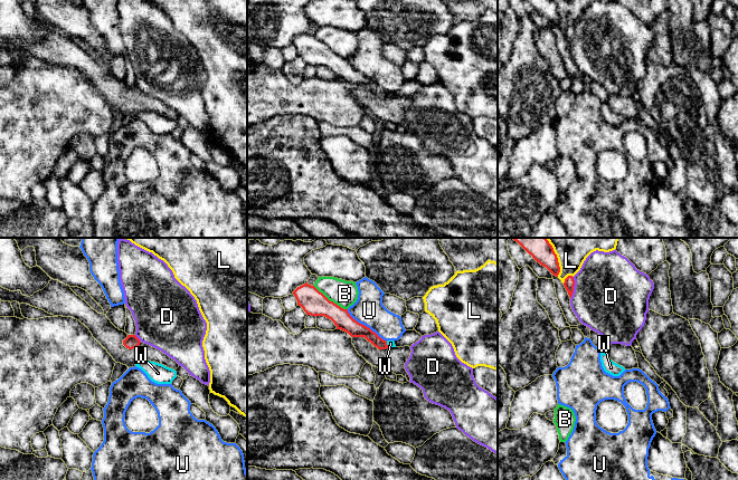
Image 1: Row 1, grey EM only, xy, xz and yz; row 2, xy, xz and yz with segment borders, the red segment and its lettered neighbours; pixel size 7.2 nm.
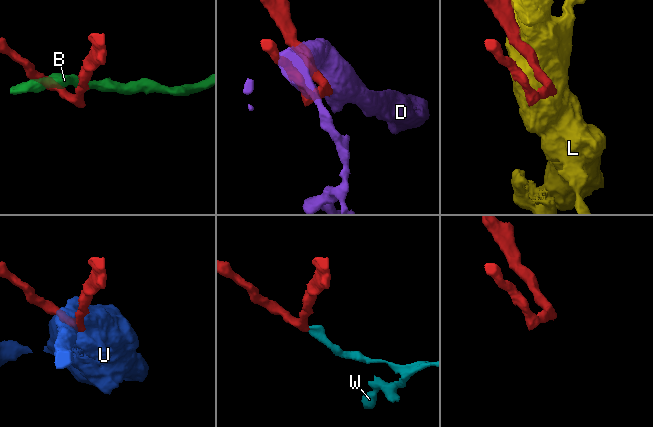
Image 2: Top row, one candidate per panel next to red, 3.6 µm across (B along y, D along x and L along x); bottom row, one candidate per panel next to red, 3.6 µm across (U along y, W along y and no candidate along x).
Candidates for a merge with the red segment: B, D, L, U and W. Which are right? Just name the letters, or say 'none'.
none

